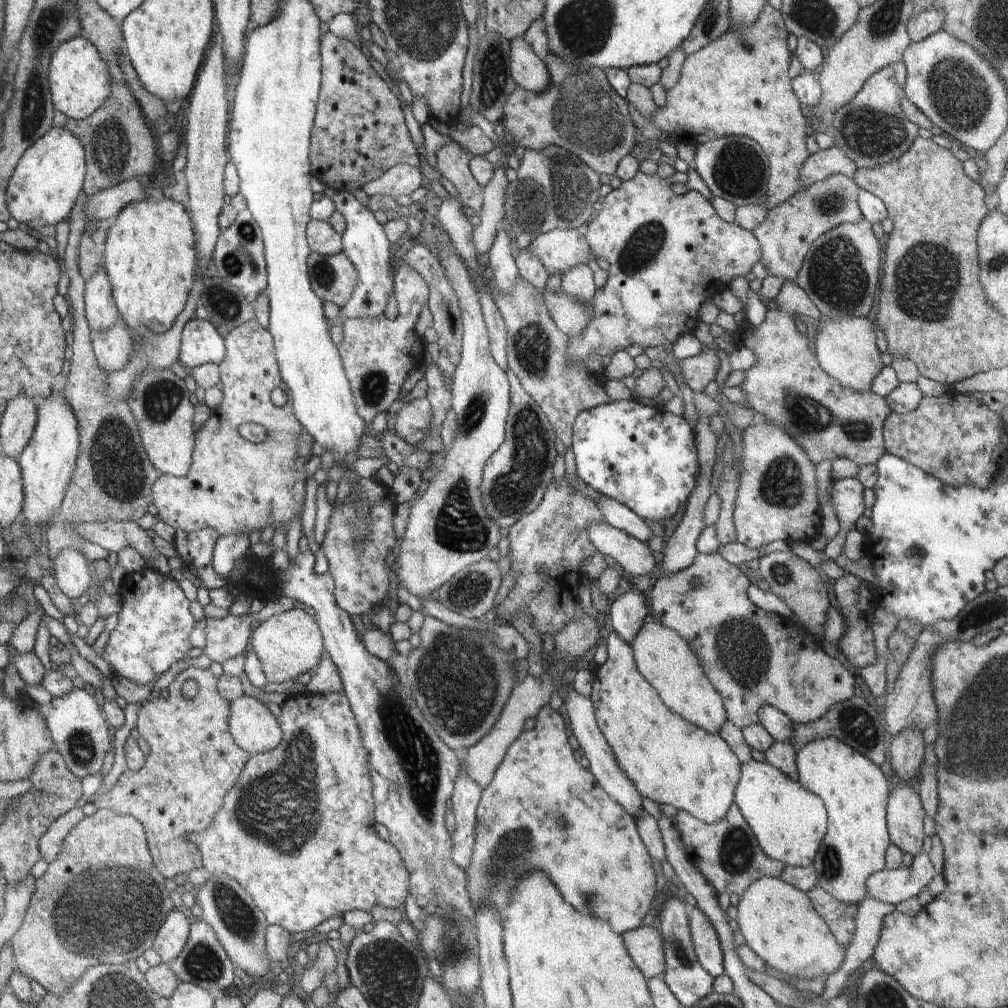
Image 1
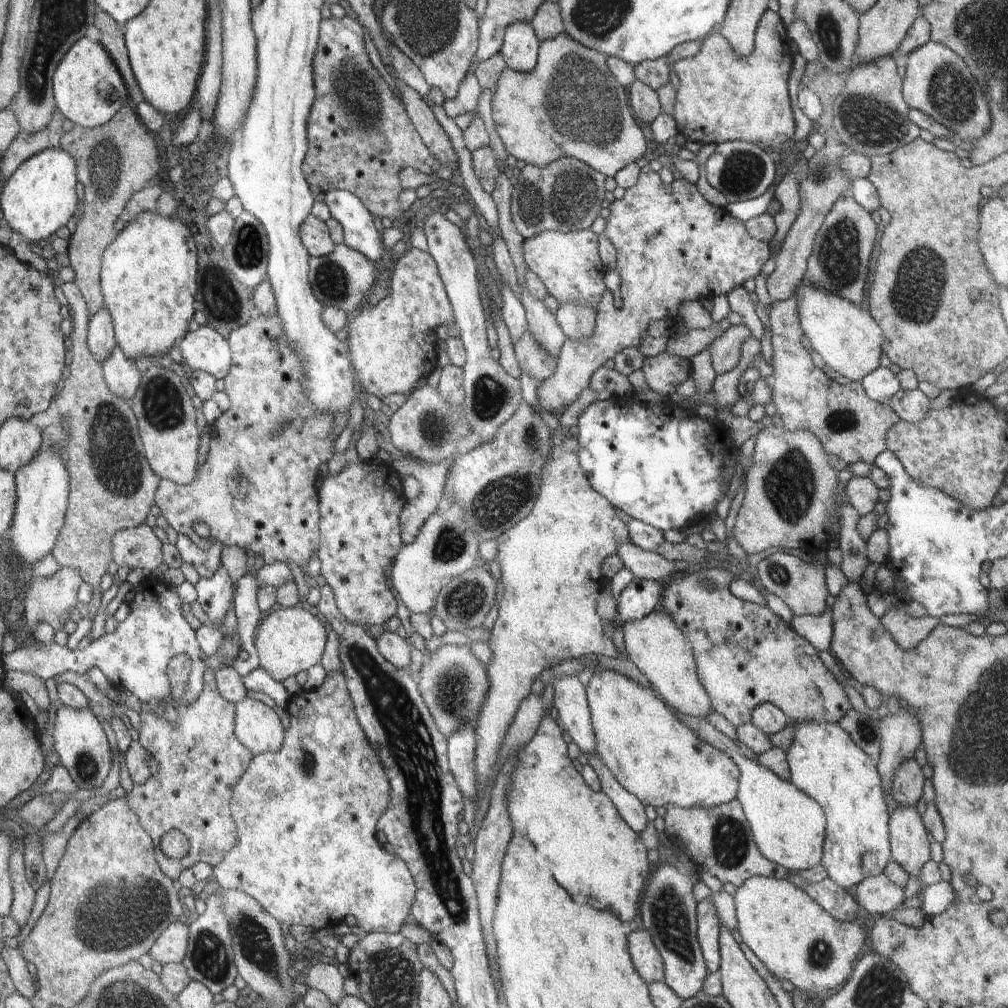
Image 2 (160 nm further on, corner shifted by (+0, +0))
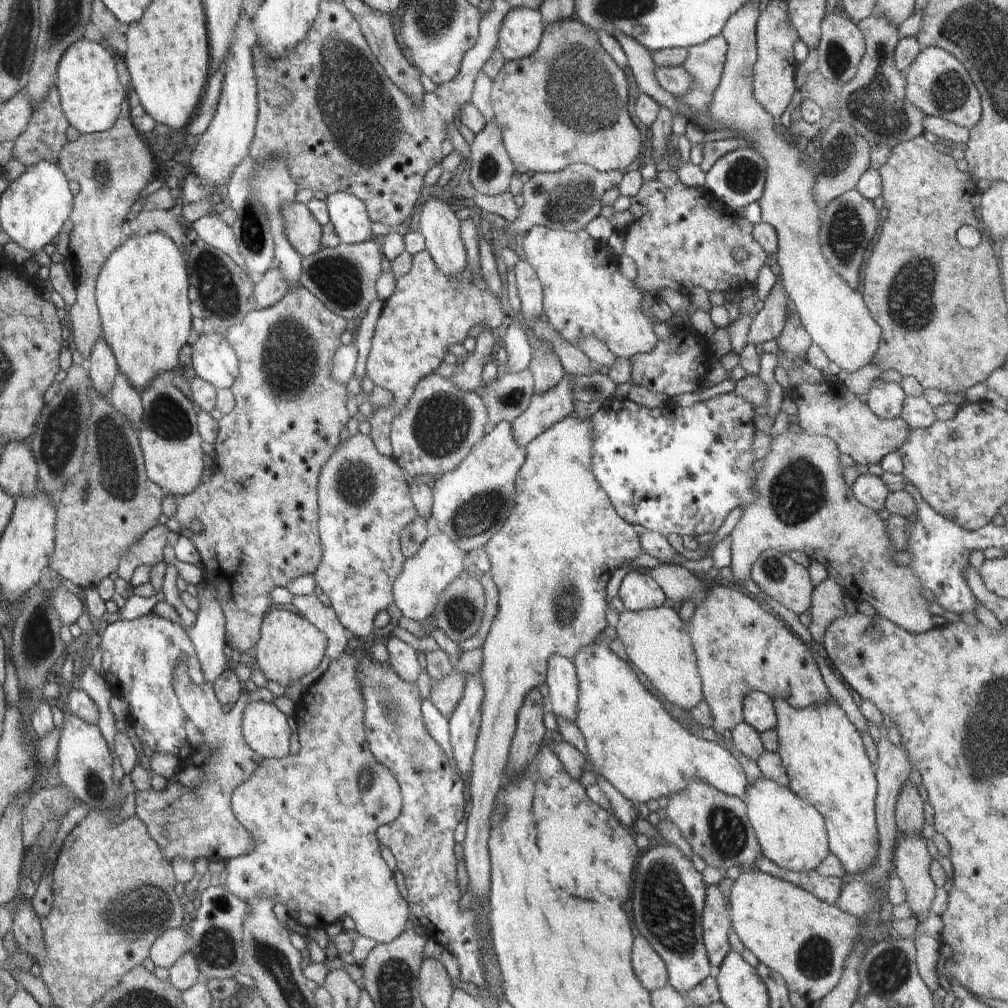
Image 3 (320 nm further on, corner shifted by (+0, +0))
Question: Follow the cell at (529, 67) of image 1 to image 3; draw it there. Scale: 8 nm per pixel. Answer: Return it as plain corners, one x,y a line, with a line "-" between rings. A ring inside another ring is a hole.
512,8
500,24
497,50
508,62
531,56
538,49
543,28
538,9

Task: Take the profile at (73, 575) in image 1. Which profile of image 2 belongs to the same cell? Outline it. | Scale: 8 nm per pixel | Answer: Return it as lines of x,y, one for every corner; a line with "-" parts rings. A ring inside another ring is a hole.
60,569
54,576
38,577
29,585
25,597
25,626
28,632
44,621
55,631
62,630
69,618
69,610
81,607
77,599
82,579
72,569

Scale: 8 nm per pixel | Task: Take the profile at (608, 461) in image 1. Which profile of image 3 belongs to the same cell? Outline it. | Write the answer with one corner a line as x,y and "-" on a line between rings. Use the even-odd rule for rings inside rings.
734,391
731,393
722,393
712,398
697,402
690,407
681,407
678,404
667,403
666,406
657,409
649,409
648,407
636,404
628,398
617,400
611,398
604,402
598,411
590,416
591,425
593,426
594,444
591,463
593,464
594,476
598,479
600,486
606,491
610,504
618,513
620,518
626,522
646,530
654,531
662,536
670,536
670,534
690,534
702,536
708,532
715,532
722,526
726,516
744,503
750,501
754,496
754,486
756,472
752,469
752,464
756,460
752,451
752,440
756,434
754,417
758,415
755,411
755,405
737,395

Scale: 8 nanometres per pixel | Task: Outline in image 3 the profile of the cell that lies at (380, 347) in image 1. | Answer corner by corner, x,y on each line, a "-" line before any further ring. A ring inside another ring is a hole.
426,249
413,256
410,271
398,278
395,282
393,294
383,302
365,367
365,372
373,384
382,386
382,388
392,392
392,400
388,406
376,408
374,414
368,419
371,424
369,436
382,456
391,458
391,422
400,415
403,408
408,404
414,386
418,384
418,381
426,375
436,372
442,364
448,348
453,344
462,344
466,340
470,328
476,326
476,324
481,324
494,330
504,320
505,314
502,303
490,290
484,277
473,274
469,267
459,272
454,278
449,277
436,266

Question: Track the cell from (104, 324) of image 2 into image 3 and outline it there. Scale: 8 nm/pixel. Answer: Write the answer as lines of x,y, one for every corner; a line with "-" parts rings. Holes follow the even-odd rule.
101,336
93,346
87,368
91,386
98,395
108,400
115,376
119,373
115,356
109,348

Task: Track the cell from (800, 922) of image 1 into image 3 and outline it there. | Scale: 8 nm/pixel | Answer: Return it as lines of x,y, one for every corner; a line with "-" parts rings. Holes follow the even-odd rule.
743,872
733,882
730,894
731,926
742,945
756,959
785,981
789,992
796,992
808,1004
822,1000
840,982
846,957
861,937
863,923
859,917
841,911
838,907
817,900
802,888
779,880
764,872

